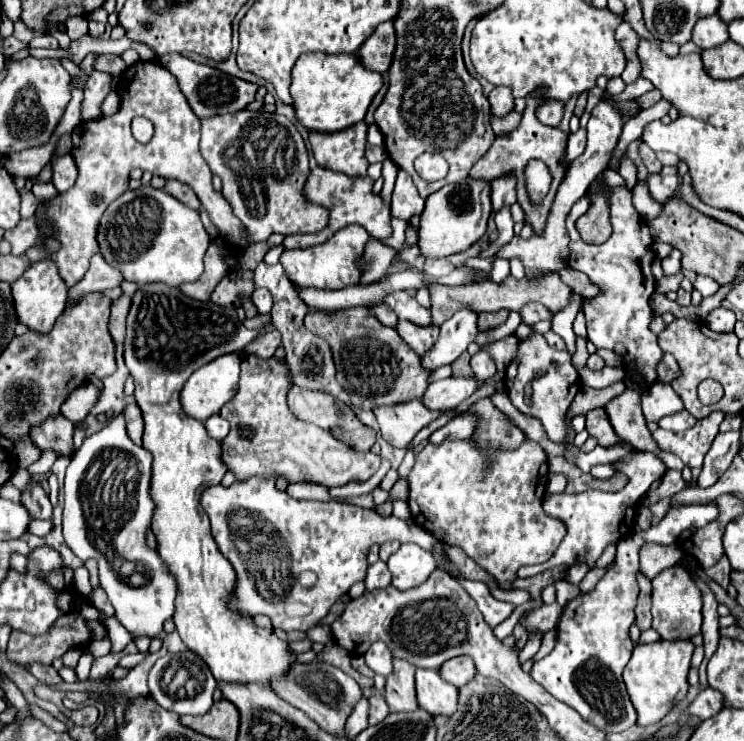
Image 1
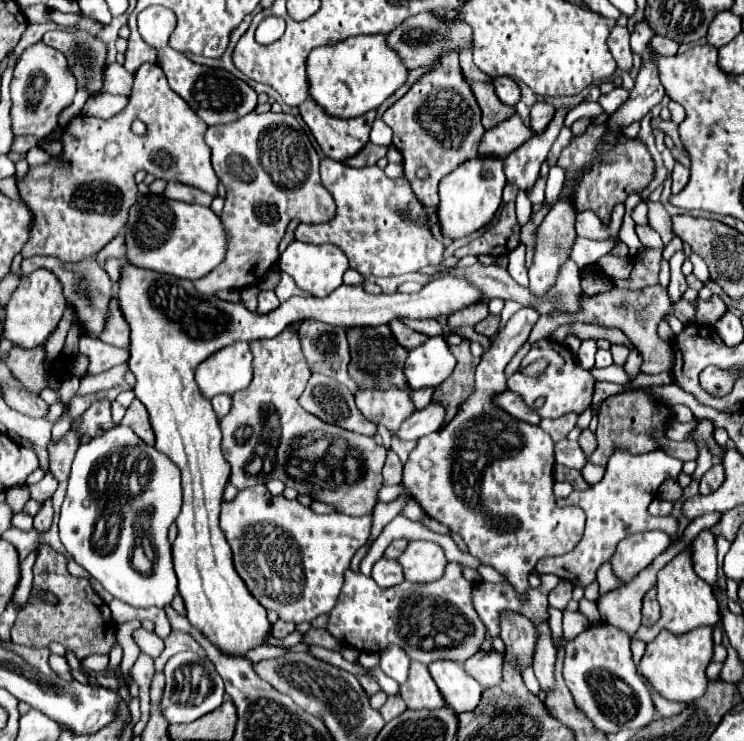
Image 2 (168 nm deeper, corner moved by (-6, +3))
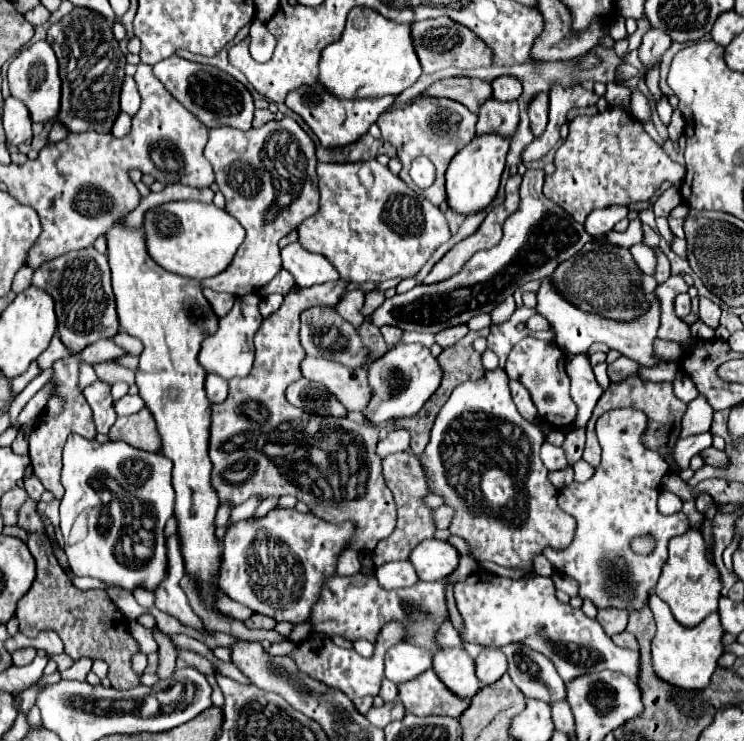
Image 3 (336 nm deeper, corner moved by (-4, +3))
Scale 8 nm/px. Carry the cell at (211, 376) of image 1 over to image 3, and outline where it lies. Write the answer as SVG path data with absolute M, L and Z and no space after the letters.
M245 294L235 300L235 306L227 316L219 320L219 330L205 338L205 344L199 352L199 364L205 368L207 374L217 374L225 380L231 378L245 378L253 366L253 334L259 330L263 318L259 314L261 298L257 294Z

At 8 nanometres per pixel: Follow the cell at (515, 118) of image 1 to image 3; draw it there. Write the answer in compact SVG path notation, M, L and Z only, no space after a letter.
M443 78L429 86L423 94L457 100L477 114L479 108L491 98L491 84L479 78Z

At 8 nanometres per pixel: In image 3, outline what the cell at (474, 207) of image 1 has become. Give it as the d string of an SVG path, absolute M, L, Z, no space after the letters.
M485 134L485 136L477 136L473 142L465 146L465 150L453 156L445 174L447 178L445 192L447 192L447 204L455 214L471 216L475 212L485 210L493 202L499 190L503 168L505 168L507 150L509 150L507 138L497 136L497 134Z

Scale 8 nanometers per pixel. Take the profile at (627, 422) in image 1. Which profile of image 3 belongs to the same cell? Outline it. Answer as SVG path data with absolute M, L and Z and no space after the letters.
M713 446L705 448L705 450L699 452L699 454L703 456L705 464L709 464L709 466L725 466L725 464L727 464L725 452L723 452L723 450L717 450L717 448L713 448Z

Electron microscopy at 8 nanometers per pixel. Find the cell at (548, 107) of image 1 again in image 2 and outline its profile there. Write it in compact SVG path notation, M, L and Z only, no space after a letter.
M537 102L531 106L531 128L541 134L547 124L553 120L553 114L555 114L555 108L547 102Z

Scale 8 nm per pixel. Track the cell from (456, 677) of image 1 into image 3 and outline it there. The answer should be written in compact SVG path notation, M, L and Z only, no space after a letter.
M485 648L475 658L475 672L481 684L493 684L507 672L507 660L497 648Z

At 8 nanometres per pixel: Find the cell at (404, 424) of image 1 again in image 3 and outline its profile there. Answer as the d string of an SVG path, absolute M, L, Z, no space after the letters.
M307 356L301 364L301 370L305 378L329 388L329 392L333 392L347 410L365 412L373 390L369 388L367 372L363 368L351 370L333 360Z

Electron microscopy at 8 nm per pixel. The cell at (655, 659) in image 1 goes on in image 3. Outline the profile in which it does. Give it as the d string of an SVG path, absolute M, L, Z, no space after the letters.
M655 592L649 594L649 608L657 622L657 634L651 644L651 662L653 662L655 674L663 682L669 682L685 690L705 688L709 684L711 674L717 668L717 658L723 654L723 644L721 644L723 628L721 628L717 612L709 614L699 626L685 628L673 618L669 606Z

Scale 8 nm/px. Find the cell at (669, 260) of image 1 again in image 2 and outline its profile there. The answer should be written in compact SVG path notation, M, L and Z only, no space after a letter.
M683 250L675 252L675 254L673 254L673 258L669 260L669 264L671 264L671 282L669 282L667 292L669 292L669 296L671 296L671 302L673 302L673 304L675 304L675 302L679 302L679 300L681 300L681 296L683 296L683 292L687 290L685 276L681 274L681 264L683 264L683 260L685 260L685 252L683 252Z

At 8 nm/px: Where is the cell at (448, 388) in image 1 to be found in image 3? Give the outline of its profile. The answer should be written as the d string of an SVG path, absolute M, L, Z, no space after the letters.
M399 428L399 430L389 430L387 438L379 440L377 444L377 454L381 458L393 454L393 452L403 452L409 448L409 440L411 440L411 432L407 428Z

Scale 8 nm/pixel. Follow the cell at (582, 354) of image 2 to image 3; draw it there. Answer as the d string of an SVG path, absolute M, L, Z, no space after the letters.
M573 354L567 358L567 374L571 378L571 396L577 402L577 418L573 422L575 428L587 426L591 412L601 398L603 390L599 388L595 376L593 376L593 366L589 364L587 354Z

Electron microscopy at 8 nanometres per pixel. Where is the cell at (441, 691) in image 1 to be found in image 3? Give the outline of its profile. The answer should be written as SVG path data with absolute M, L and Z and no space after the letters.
M441 648L433 656L433 670L439 680L461 700L471 700L479 690L473 658L459 648Z

